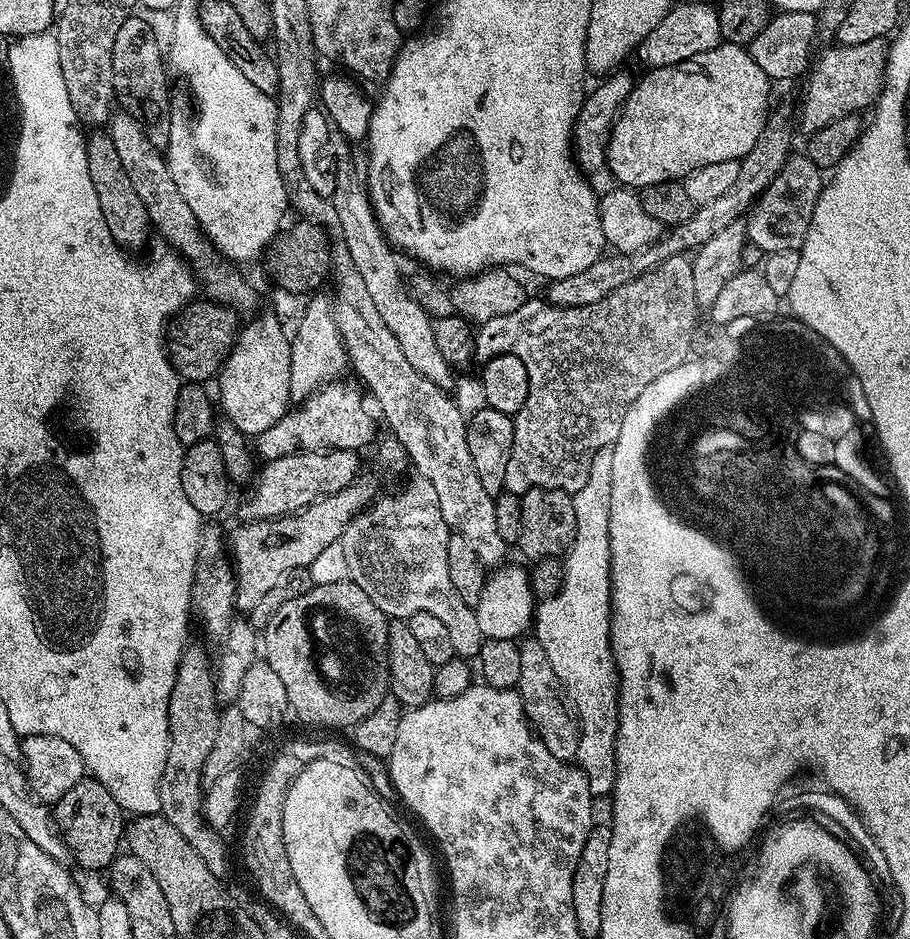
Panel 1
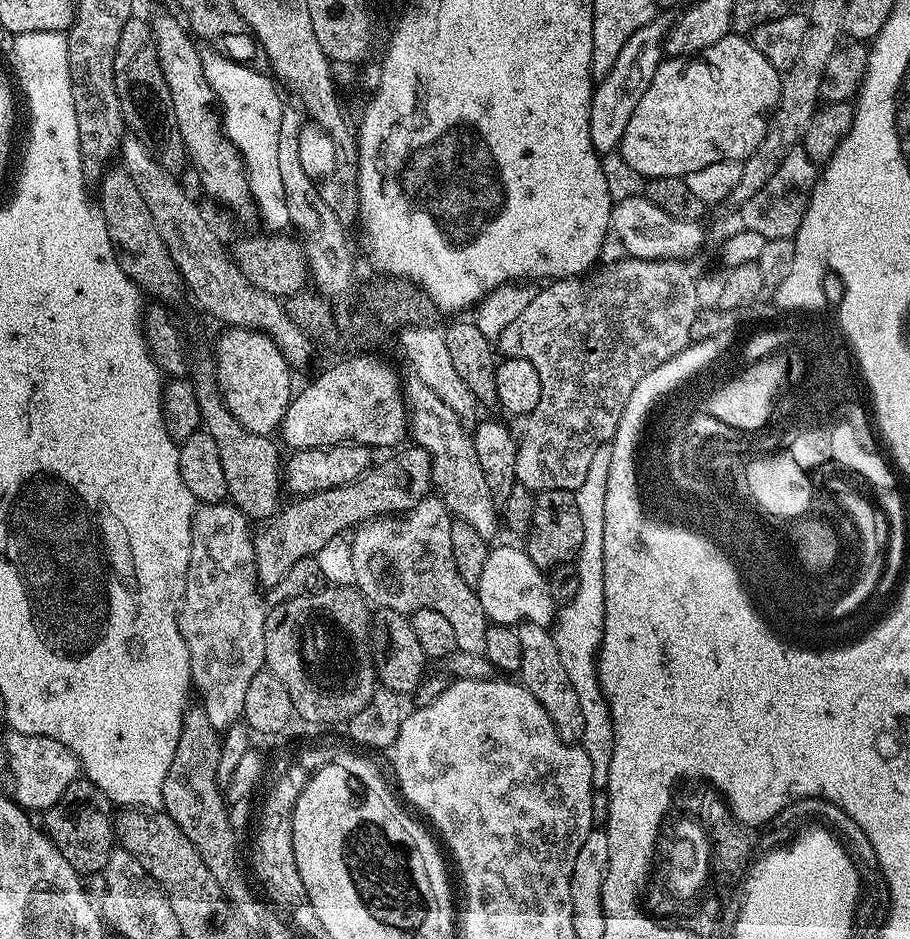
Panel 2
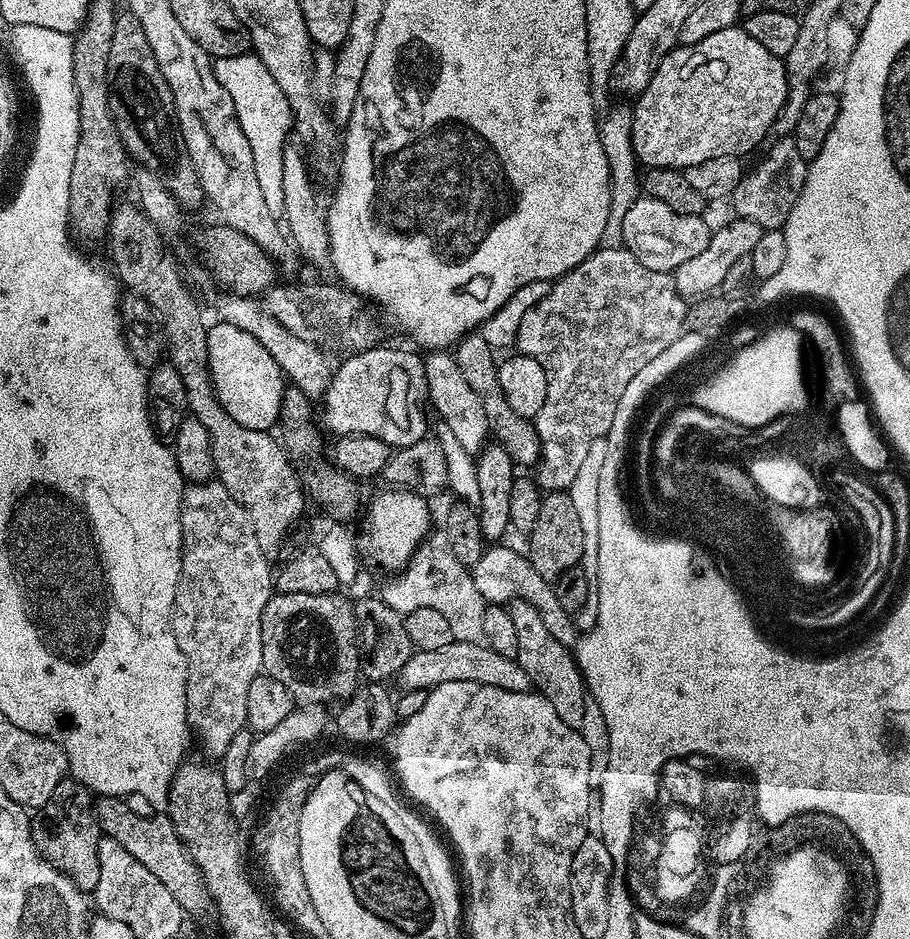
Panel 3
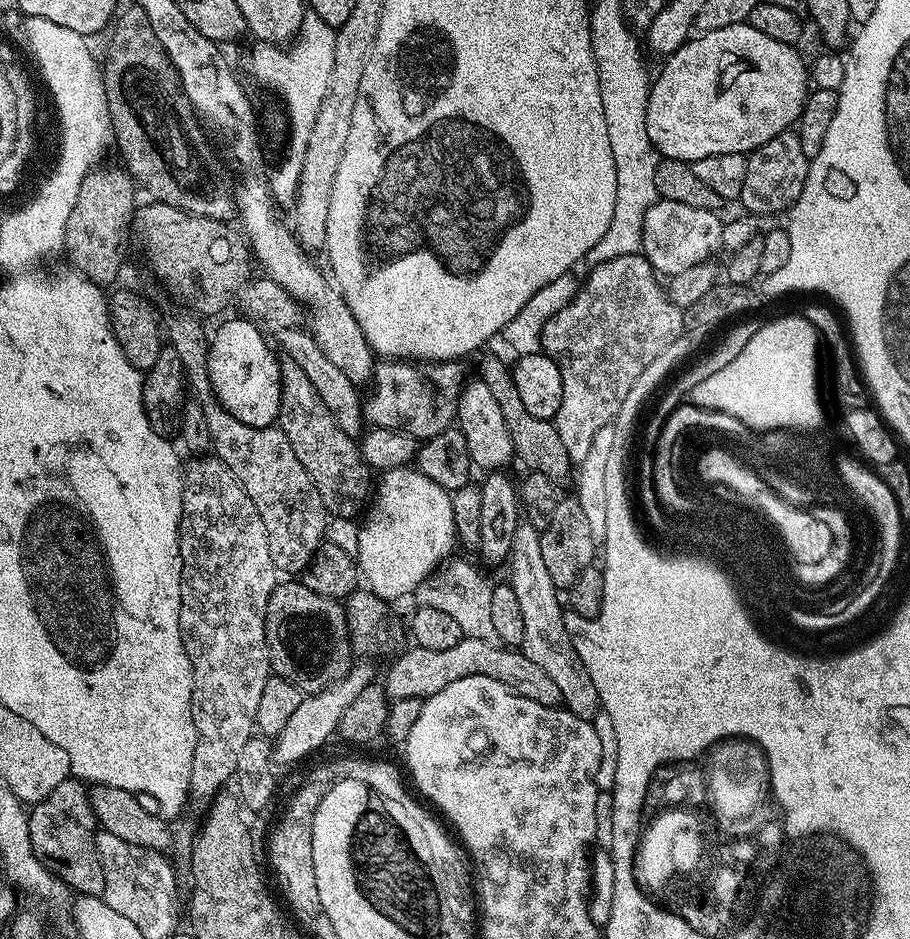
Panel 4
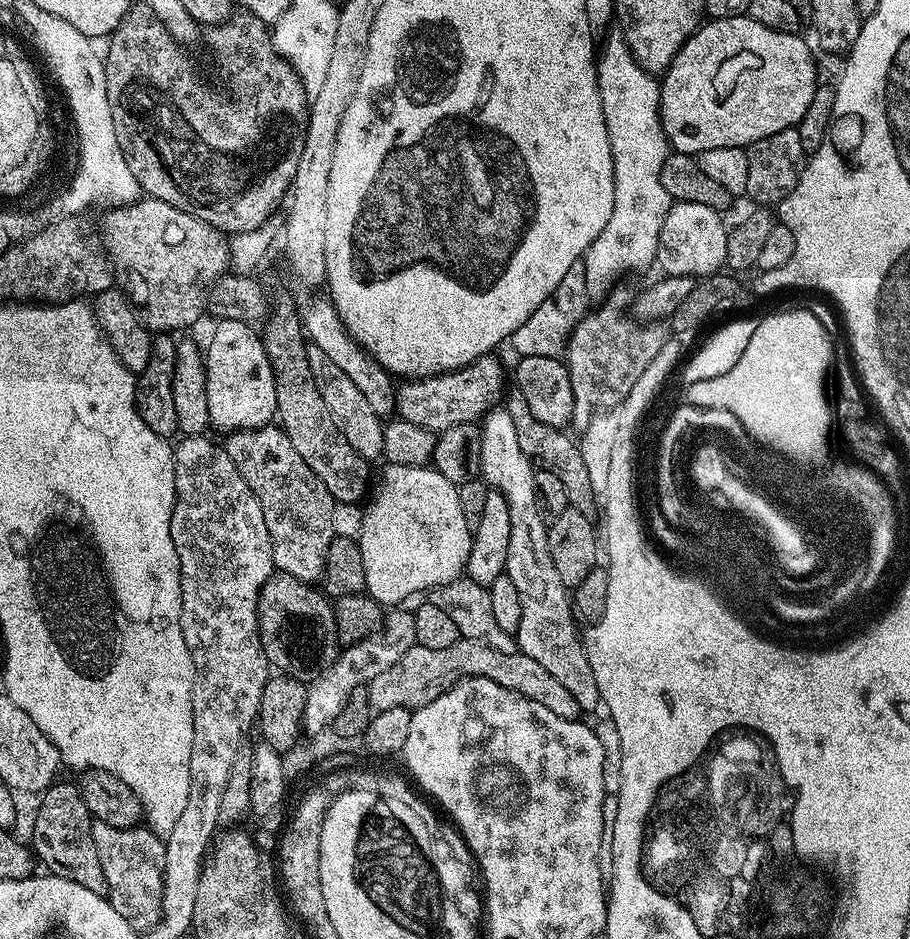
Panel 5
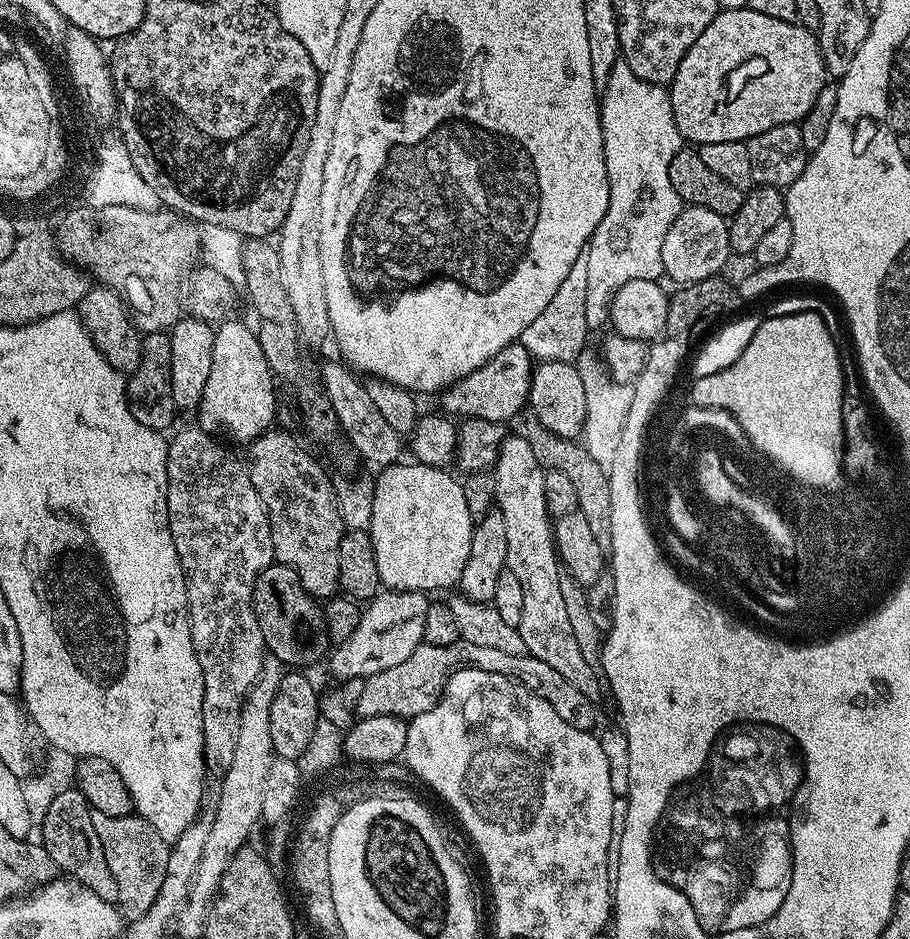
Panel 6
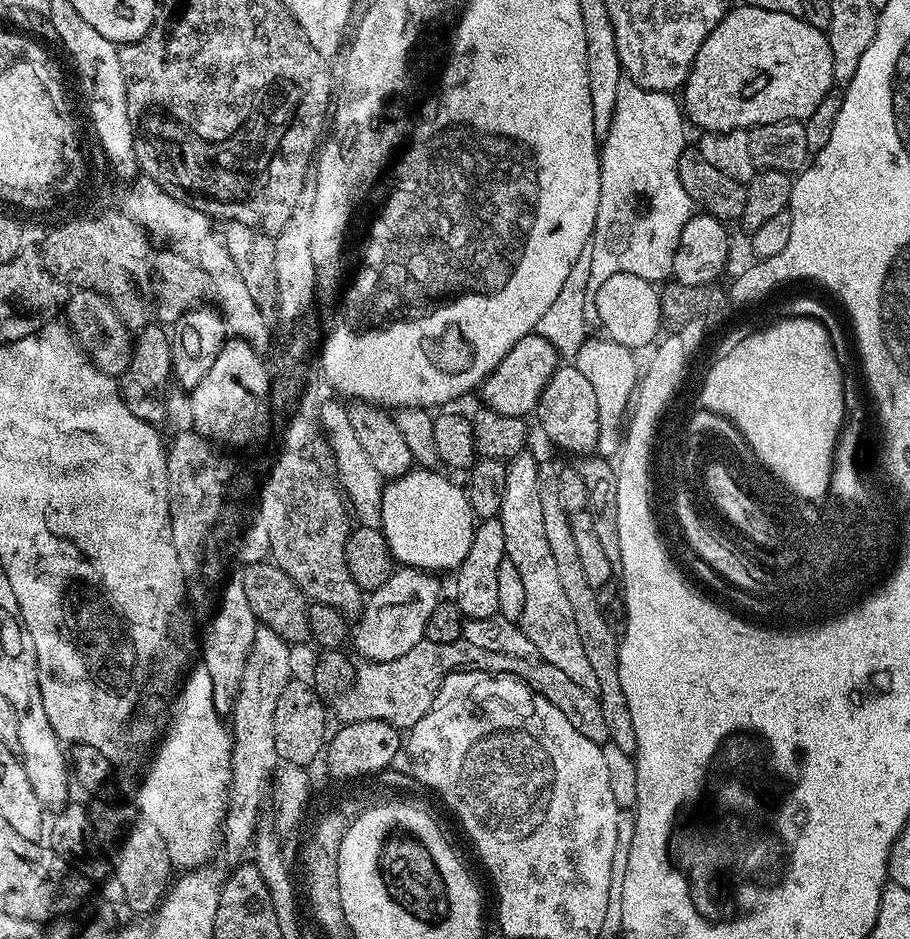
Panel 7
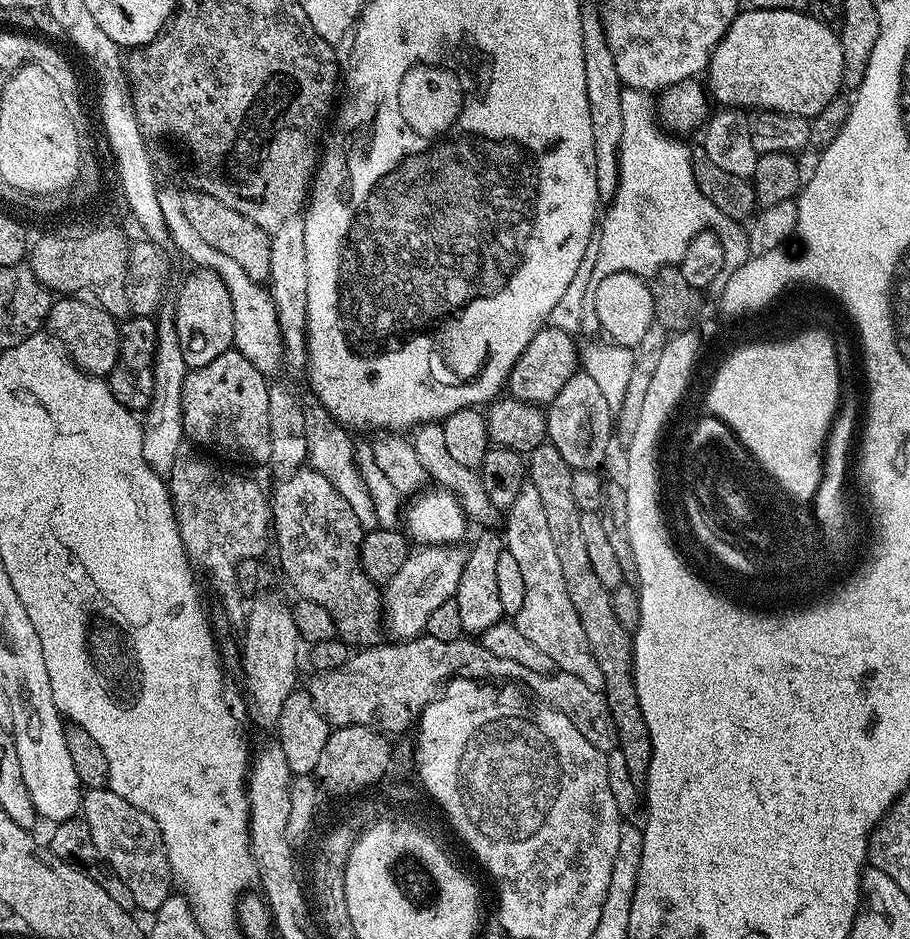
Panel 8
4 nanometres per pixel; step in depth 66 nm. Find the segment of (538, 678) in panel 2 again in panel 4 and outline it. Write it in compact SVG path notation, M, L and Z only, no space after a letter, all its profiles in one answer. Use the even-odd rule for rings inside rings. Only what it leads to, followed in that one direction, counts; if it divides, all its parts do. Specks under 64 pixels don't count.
M528 522L520 523L518 530L514 530L511 564L510 583L514 594L518 594L518 607L522 610L524 656L544 671L554 682L554 686L558 686L560 704L567 711L574 713L578 718L591 721L600 708L598 690L594 690L594 682L590 682L590 674L586 674L586 666L582 666L582 658L578 650L571 645L570 638L563 628L565 609L560 608L561 593L546 571L546 562L542 562L540 532Z

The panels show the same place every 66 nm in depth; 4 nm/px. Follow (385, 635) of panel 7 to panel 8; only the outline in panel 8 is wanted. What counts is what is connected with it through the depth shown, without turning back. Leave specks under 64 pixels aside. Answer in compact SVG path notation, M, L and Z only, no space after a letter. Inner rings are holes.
M430 544L409 551L408 557L399 567L398 572L388 581L382 592L382 624L396 642L414 640L424 632L426 622L430 622L430 614L442 602L453 599L458 590L458 578L462 578L462 566L466 566L468 548L453 544Z

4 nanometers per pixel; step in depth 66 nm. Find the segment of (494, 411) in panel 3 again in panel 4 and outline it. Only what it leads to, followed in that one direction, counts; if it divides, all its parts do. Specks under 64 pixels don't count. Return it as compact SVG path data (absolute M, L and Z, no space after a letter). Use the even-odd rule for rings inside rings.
M488 354L480 362L481 383L487 386L493 398L501 407L502 416L506 421L507 430L510 433L512 451L515 459L526 466L525 469L531 472L546 474L554 482L561 482L569 470L572 470L572 463L569 455L566 454L562 440L558 437L555 423L549 420L534 418L519 397L518 388L514 384L512 371L509 365L504 364L498 357Z

